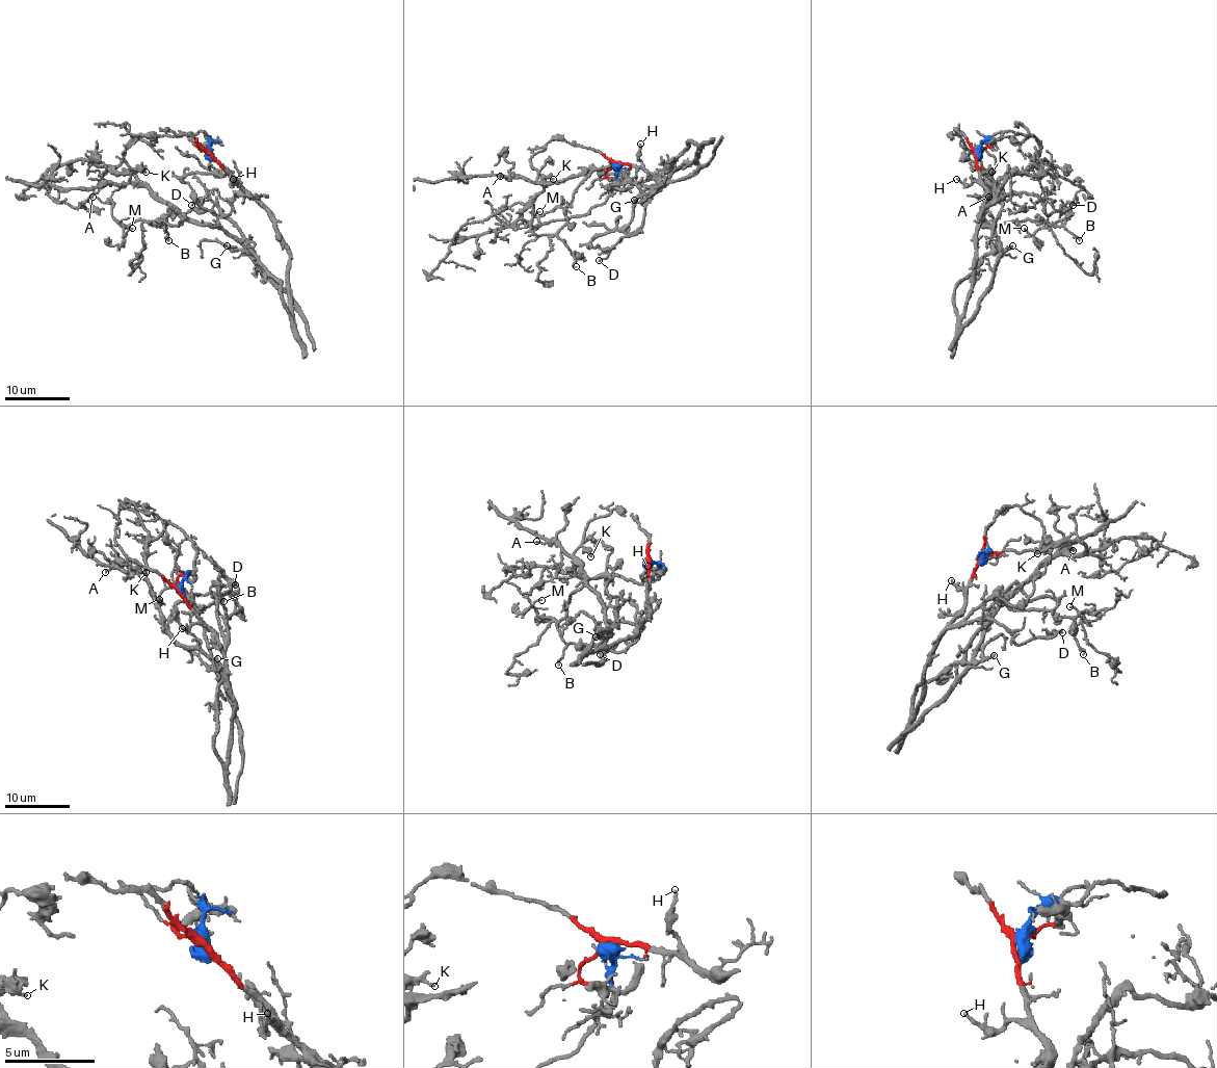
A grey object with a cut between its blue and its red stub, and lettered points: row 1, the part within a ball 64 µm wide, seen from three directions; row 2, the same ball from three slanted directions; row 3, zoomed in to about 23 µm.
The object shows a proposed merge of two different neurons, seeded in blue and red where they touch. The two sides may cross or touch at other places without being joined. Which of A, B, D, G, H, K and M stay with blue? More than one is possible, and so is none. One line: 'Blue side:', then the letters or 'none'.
Blue side: A, B, K, M

